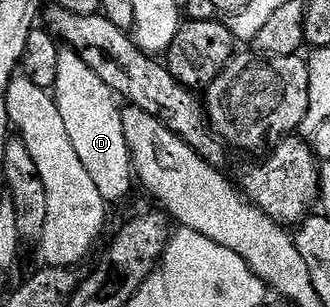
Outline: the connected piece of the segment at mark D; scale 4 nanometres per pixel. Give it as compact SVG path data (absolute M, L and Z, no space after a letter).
M63 49L57 61L53 94L57 109L61 109L61 121L65 121L69 141L73 141L77 157L81 157L81 165L85 165L101 197L108 204L115 205L118 199L130 193L131 183L133 187L131 150L125 141L123 113L115 92L105 85L105 81L101 81L101 77L97 77L97 73L93 73L93 69L89 69L89 65L85 65L85 61L81 61L77 52Z

